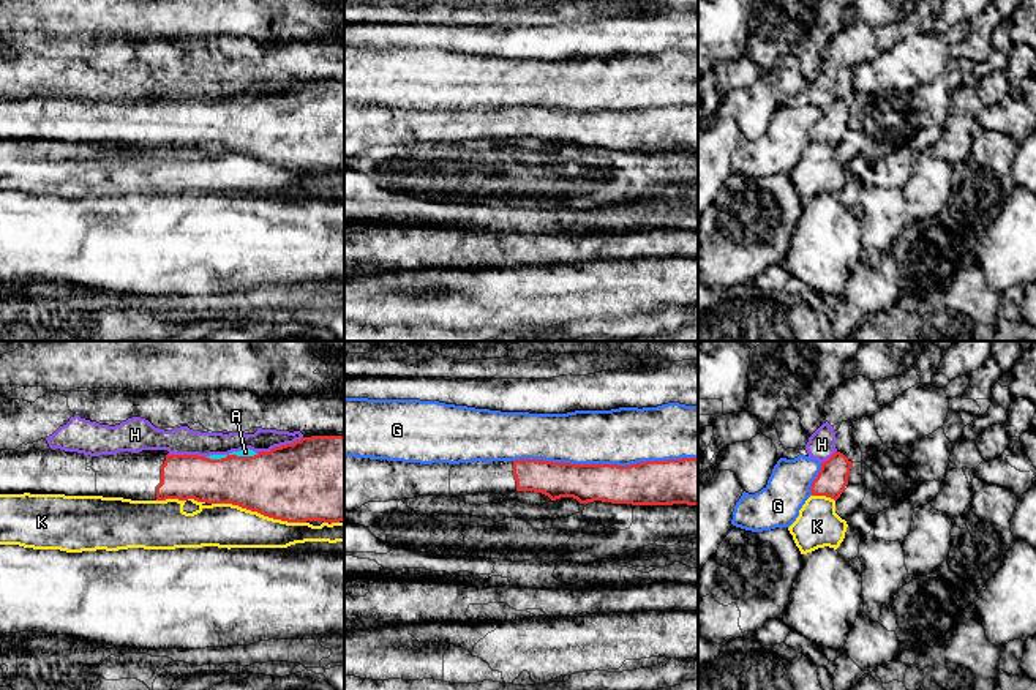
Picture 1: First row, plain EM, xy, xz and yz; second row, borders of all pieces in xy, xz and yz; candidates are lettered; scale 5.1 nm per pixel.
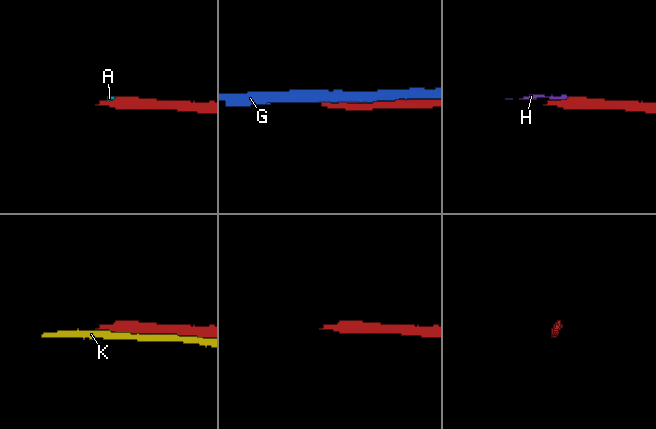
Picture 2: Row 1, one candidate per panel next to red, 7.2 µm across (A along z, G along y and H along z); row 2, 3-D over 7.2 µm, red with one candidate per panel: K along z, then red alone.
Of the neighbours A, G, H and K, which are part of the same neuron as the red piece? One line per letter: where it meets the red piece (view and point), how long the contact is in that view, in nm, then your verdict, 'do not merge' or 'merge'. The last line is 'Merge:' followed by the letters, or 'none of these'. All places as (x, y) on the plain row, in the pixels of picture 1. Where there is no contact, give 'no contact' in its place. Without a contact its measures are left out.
A: meets red in xy at (232, 101); contact 260 nm long; merge
G: meets red in xz at (605, 111); contact 950 nm long; do not merge
H: meets red in xy at (281, 92); contact 240 nm long; do not merge
K: meets red in xy at (259, 158); contact 500 nm long; do not merge
Merge: A

